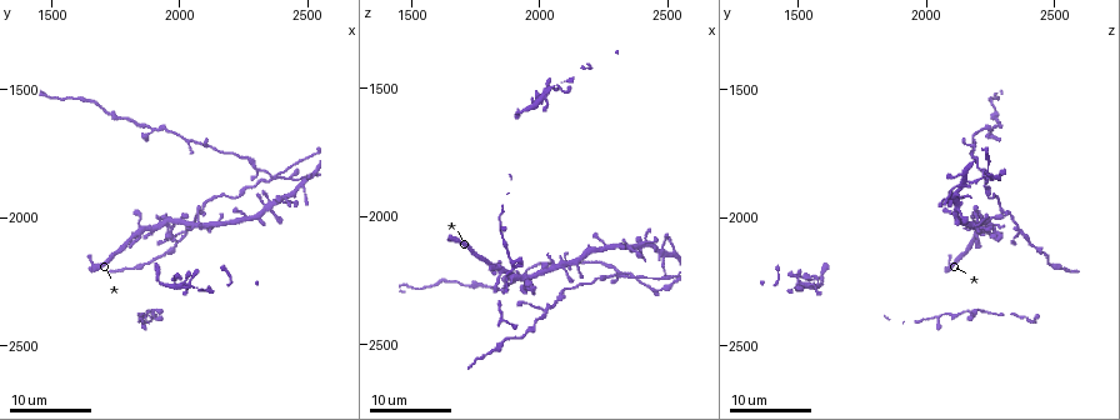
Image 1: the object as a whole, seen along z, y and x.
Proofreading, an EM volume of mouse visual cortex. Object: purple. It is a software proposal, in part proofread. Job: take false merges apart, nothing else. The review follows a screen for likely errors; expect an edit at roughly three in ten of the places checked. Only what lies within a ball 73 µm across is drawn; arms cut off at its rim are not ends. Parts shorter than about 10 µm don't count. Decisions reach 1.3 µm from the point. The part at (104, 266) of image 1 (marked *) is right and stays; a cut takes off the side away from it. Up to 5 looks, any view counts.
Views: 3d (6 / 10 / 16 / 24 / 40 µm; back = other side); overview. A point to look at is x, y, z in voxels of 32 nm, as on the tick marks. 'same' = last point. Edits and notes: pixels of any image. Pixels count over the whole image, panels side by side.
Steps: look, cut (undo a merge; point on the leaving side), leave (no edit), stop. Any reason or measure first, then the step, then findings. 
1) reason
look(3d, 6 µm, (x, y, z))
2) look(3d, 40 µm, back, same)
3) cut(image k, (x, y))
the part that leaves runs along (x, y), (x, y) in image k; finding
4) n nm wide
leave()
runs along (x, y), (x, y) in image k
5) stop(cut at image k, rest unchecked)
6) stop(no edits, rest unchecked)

thick turns thin
look(3d, 24 µm, (1860, 2180, 2480))

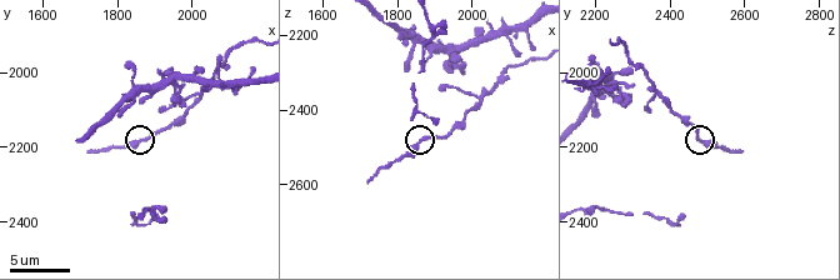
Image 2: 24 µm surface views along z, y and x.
look(3d, 6 µm, (1870, 2180, 2490))

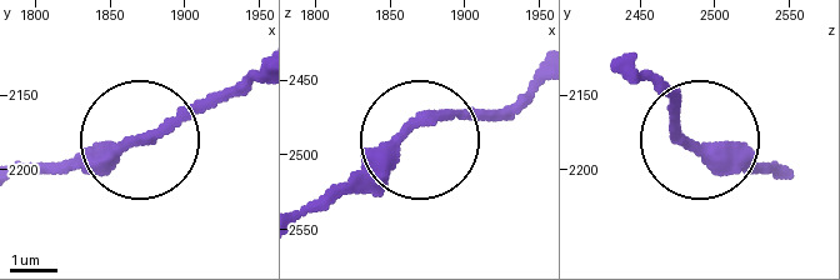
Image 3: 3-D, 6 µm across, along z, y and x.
leave()
runs along (533, 80), (498, 111), (425, 120), (306, 203) in image 3; one cell here

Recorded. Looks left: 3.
look(3d, 16 µm, (2480, 1850, 2170))

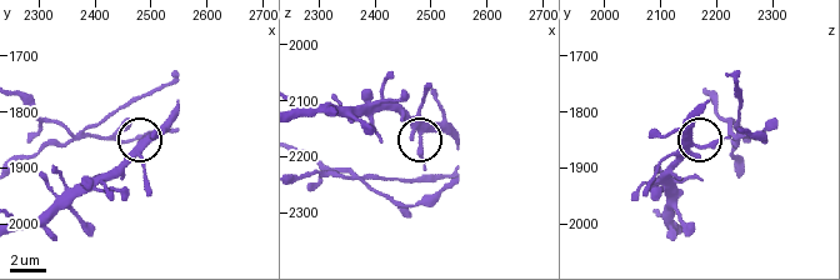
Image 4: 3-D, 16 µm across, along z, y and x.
zoom in
look(3d, 6 µm, (2485, 1860, 2170))

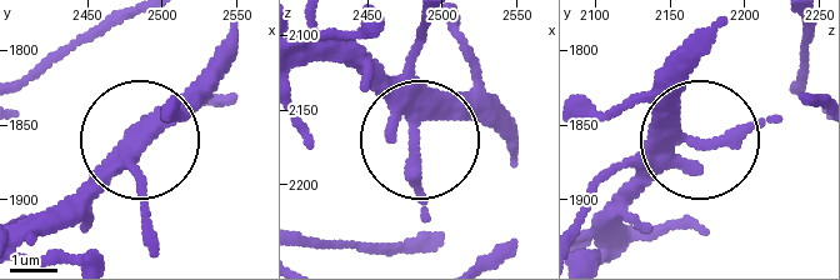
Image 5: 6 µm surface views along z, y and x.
look(3d, 6 µm, back, (2482, 1864, 2172))

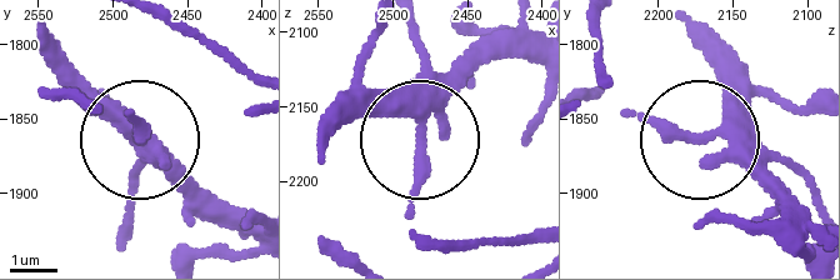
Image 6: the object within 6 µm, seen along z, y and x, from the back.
290 nm wide
leave()
one cell here

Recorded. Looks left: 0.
stop(no edits, rest unchecked)

